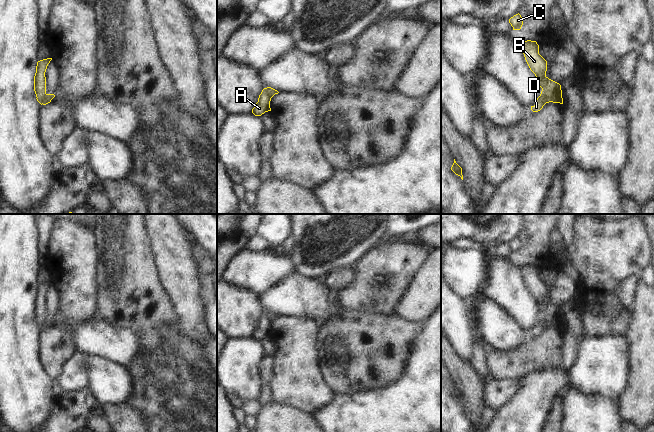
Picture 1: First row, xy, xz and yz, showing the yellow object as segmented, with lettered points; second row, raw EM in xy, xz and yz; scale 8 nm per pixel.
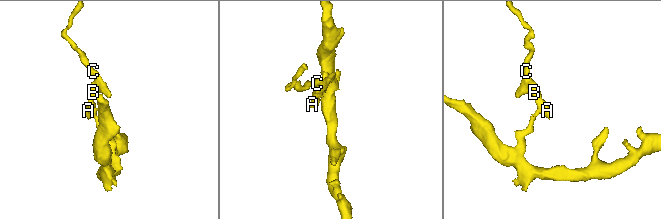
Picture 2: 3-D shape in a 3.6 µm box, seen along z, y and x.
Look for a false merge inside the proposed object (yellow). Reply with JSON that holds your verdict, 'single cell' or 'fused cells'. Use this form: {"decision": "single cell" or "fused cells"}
{"decision": "fused cells"}

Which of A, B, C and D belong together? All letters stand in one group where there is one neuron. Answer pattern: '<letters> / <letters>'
A B C / D

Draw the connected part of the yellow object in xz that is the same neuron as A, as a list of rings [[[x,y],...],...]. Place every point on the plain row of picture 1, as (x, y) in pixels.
[[[263,313],[261,318],[259,319],[258,326],[252,333],[252,337],[255,340],[261,340],[265,336],[271,335],[270,325],[271,321],[268,319],[267,315]]]

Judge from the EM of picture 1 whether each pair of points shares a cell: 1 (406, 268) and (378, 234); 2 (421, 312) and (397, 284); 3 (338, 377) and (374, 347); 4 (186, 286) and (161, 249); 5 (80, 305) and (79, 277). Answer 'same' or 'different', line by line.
1: different
2: different
3: same
4: same
5: same

